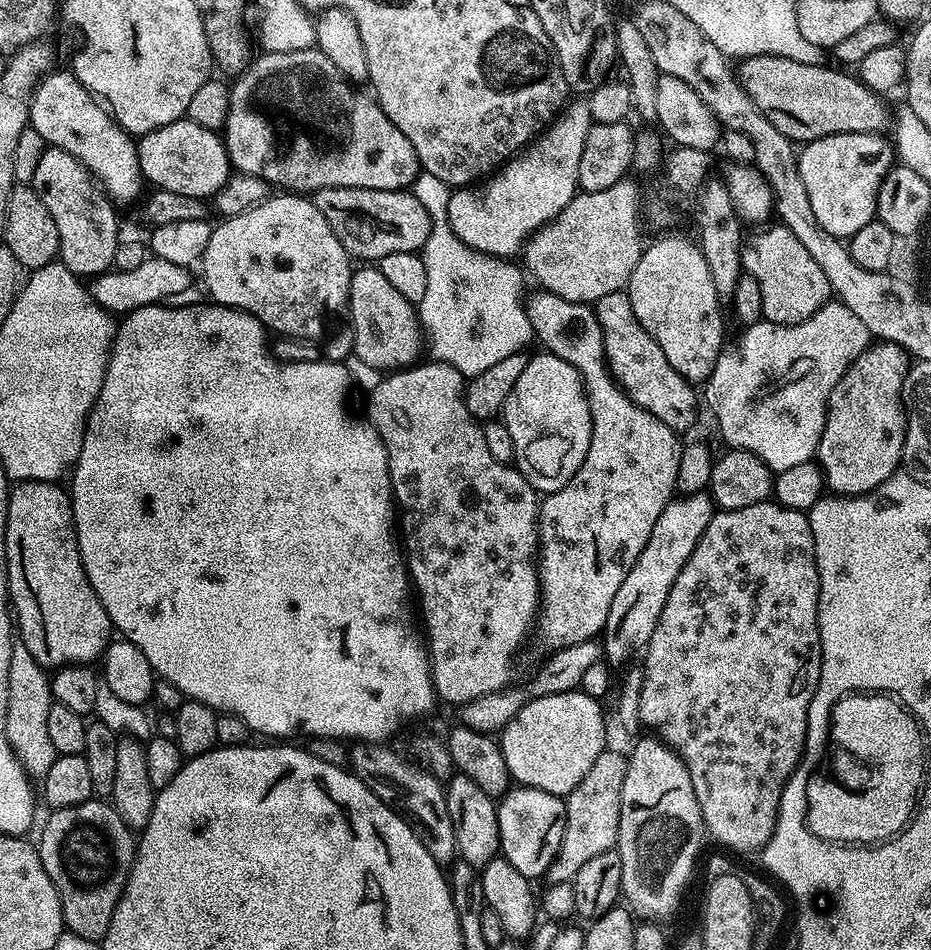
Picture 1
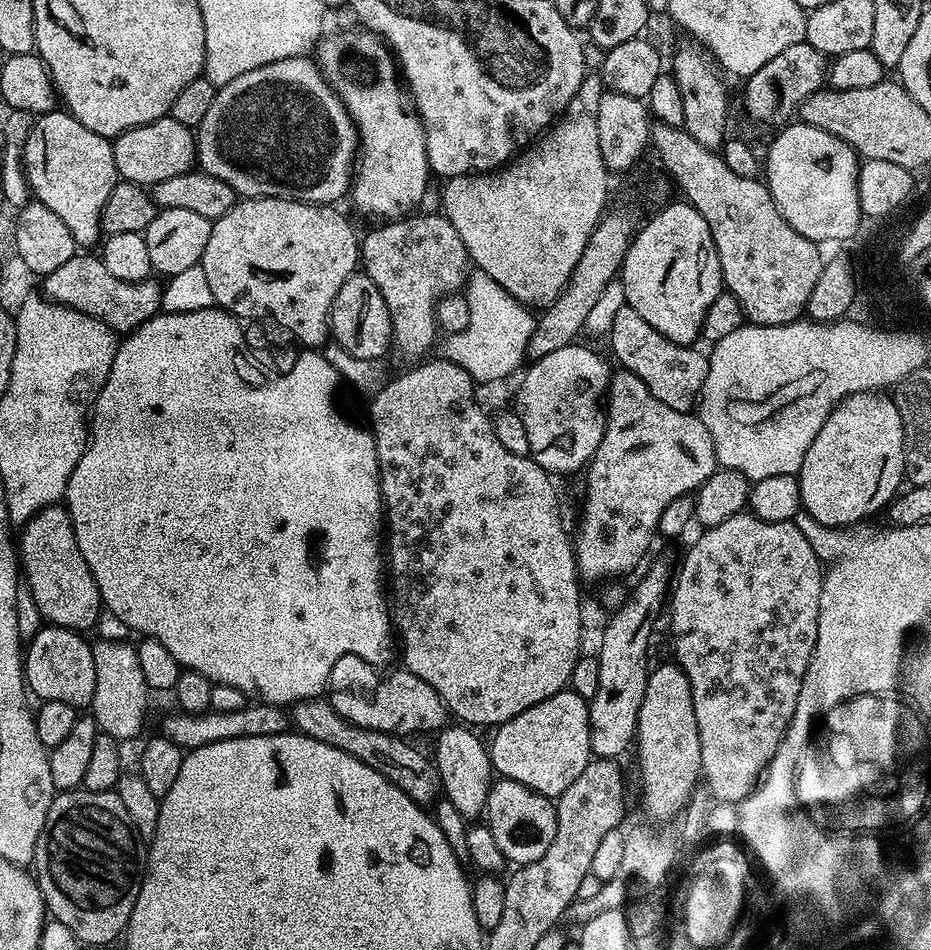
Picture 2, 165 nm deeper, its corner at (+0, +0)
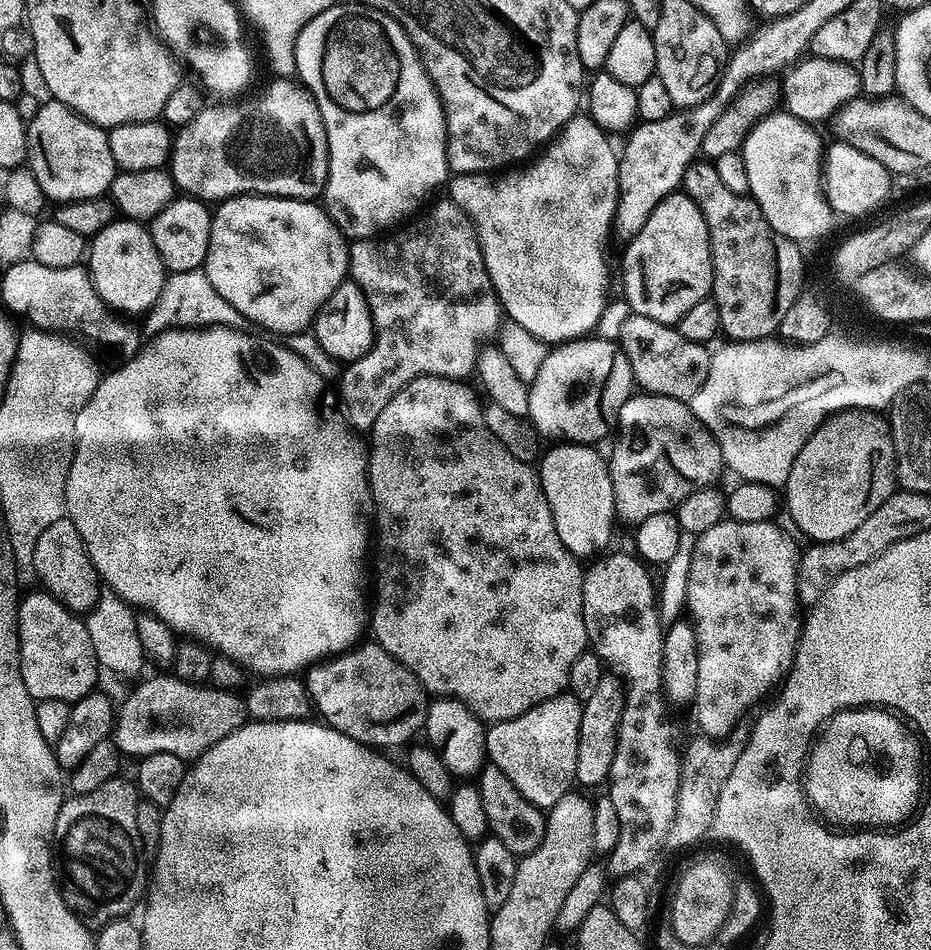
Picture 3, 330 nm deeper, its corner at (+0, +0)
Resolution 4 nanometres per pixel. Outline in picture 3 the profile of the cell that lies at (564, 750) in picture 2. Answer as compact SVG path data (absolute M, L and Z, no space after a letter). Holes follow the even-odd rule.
M565 690L560 695L526 710L513 720L495 721L486 731L486 756L510 782L514 782L514 790L522 794L535 808L547 810L553 808L573 787L576 779L576 763L578 762L578 726L582 726L582 710L584 705L580 699Z

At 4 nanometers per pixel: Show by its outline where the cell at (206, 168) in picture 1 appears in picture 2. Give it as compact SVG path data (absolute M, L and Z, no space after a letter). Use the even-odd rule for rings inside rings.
M171 114L131 128L112 140L114 166L121 181L151 186L166 182L166 178L178 178L178 174L193 171L196 164L196 138L193 129L182 126Z

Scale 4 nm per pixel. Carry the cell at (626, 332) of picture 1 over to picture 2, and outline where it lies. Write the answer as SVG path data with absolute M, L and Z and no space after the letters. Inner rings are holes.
M621 306L612 316L612 352L620 359L619 367L632 372L658 398L666 402L670 410L692 412L697 407L700 391L704 388L708 373L708 356L699 352L699 347L670 342L650 322L638 315L638 310Z

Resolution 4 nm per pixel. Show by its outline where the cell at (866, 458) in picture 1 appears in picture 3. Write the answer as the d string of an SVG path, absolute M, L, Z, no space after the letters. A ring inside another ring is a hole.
M849 410L838 412L828 417L823 424L810 434L806 446L798 448L798 458L787 465L788 481L782 488L782 500L788 503L788 516L796 523L796 528L809 541L821 544L834 542L838 538L846 538L846 534L858 530L886 498L897 491L896 455L892 441L892 429L888 427L887 419L879 416L876 410Z

